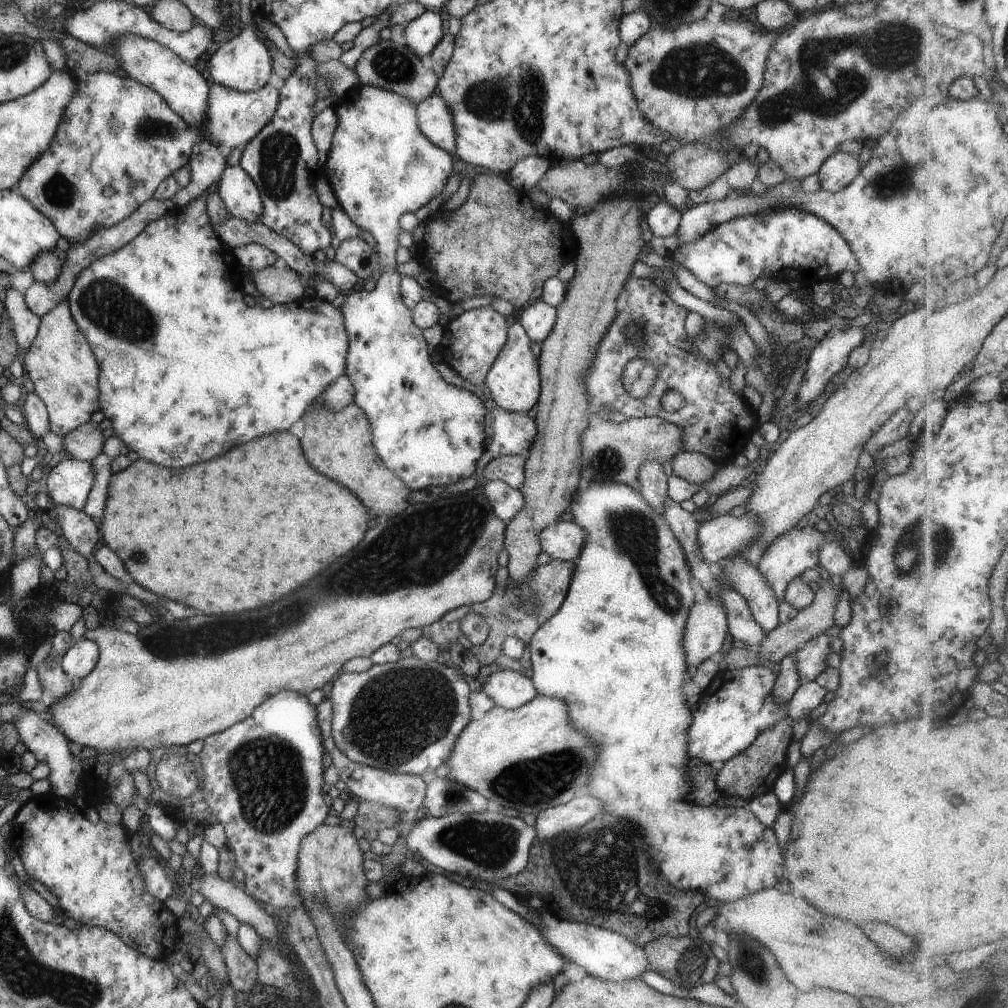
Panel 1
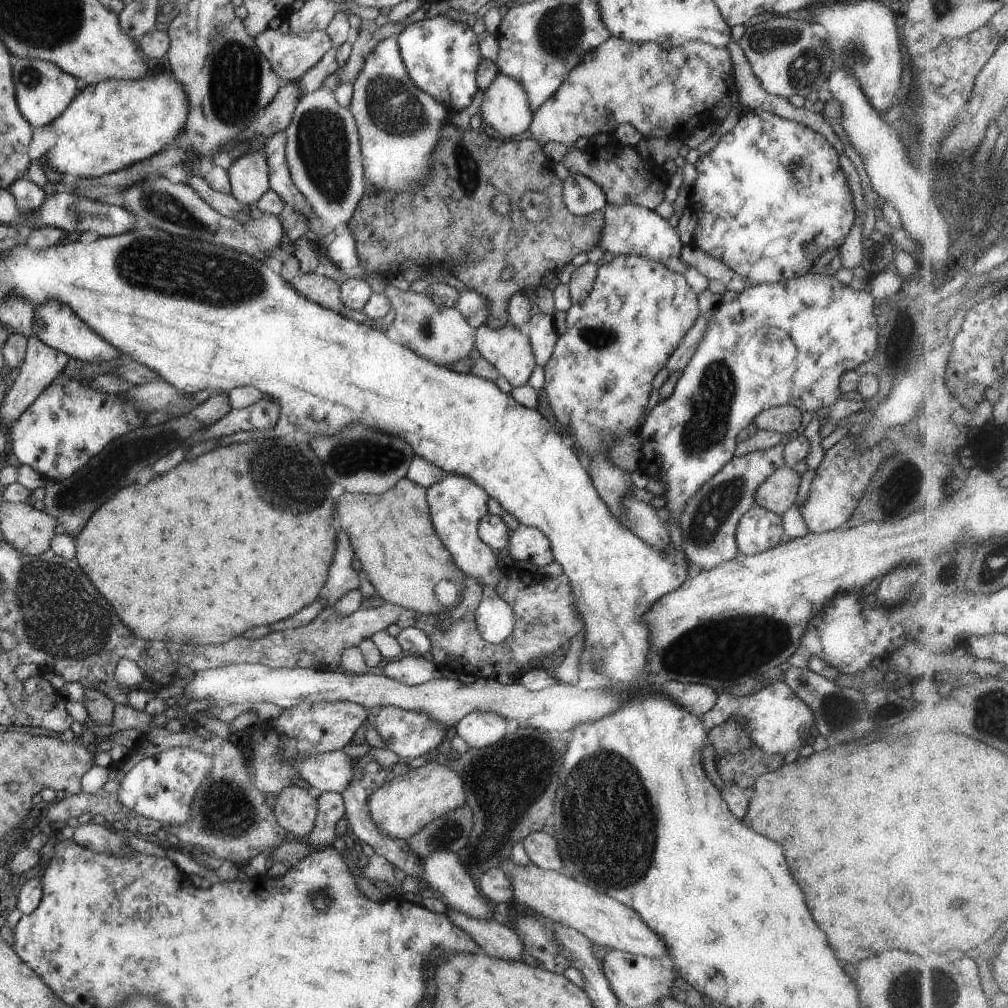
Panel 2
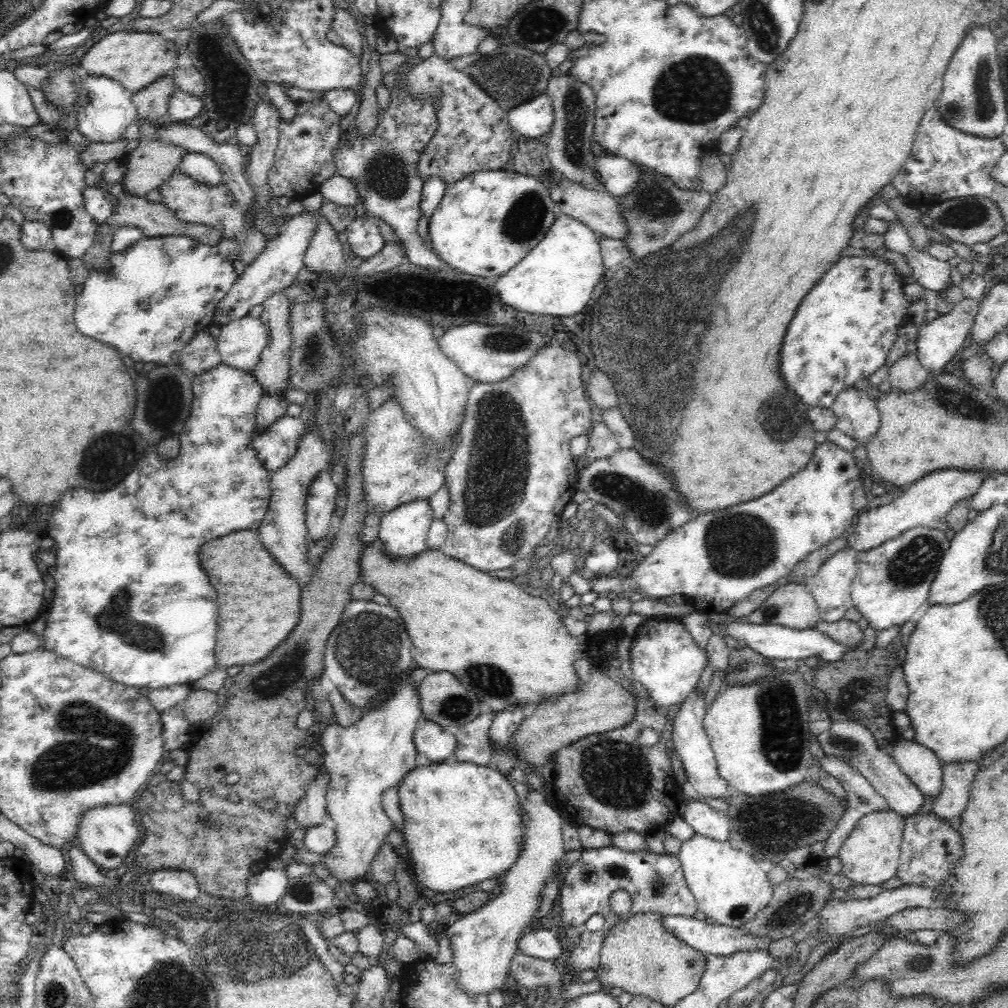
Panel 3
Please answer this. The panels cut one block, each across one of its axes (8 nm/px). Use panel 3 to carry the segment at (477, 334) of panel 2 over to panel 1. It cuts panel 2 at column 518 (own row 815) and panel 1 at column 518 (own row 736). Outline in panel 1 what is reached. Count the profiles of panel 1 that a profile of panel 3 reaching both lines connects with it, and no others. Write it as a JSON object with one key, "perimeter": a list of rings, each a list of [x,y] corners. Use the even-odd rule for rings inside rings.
{"perimeter":[[[519,321],[509,323],[506,339],[484,378],[484,390],[489,405],[508,413],[524,413],[535,406],[540,393],[538,360],[529,347],[530,338]]]}

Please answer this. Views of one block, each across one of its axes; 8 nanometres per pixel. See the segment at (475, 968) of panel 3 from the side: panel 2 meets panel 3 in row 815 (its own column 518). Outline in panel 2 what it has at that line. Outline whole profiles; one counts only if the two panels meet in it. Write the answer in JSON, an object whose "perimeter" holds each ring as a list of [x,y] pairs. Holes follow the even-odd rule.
{"perimeter":[[[518,524],[515,530],[510,531],[506,548],[514,561],[531,562],[539,570],[554,560],[549,540],[537,527]]]}

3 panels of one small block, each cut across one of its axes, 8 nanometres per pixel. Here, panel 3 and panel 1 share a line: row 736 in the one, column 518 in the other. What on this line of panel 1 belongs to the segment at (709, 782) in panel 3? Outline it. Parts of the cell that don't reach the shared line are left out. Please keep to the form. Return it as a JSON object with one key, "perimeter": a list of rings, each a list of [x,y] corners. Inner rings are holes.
{"perimeter":[[[497,669],[479,688],[502,709],[519,708],[538,694],[530,677],[511,669]]]}

